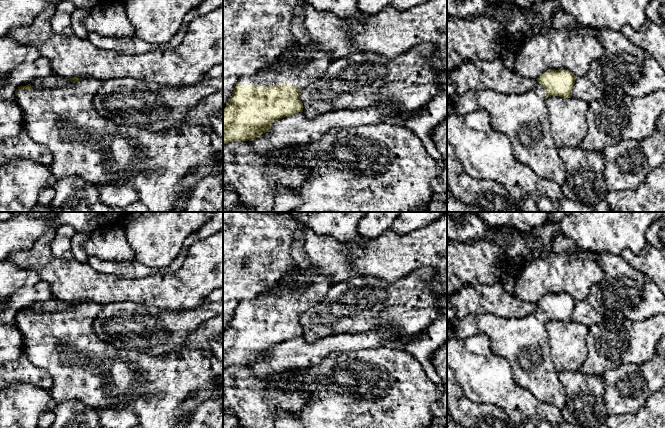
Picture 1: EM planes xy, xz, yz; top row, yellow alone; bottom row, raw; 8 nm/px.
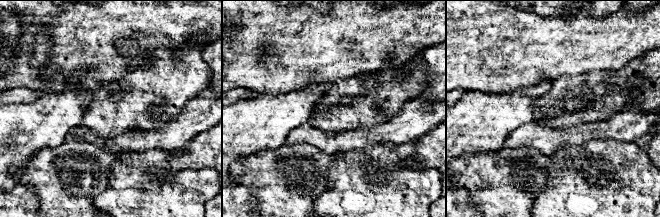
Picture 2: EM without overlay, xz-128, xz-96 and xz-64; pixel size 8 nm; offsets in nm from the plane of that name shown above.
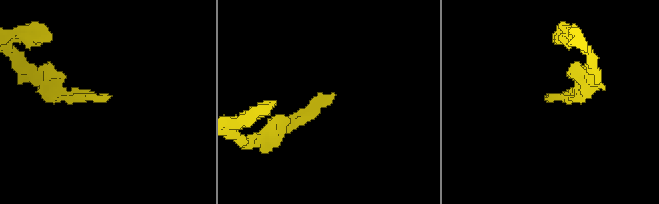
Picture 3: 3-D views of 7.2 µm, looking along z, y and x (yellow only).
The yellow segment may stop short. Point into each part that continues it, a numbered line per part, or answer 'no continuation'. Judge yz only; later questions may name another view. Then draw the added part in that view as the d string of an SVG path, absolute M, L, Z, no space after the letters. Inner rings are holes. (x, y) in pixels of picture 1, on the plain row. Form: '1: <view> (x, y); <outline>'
1: yz (523, 342); M541 308L523 318L504 318L493 314L469 315L447 323L447 339L464 340L477 334L487 335L491 341L492 352L508 361L514 381L519 387L526 389L543 403L559 409L564 408L567 392L550 357L546 315Z

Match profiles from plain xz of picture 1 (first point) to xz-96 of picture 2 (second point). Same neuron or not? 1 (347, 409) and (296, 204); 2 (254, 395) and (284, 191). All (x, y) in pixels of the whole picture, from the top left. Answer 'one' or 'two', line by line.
1: two
2: one

